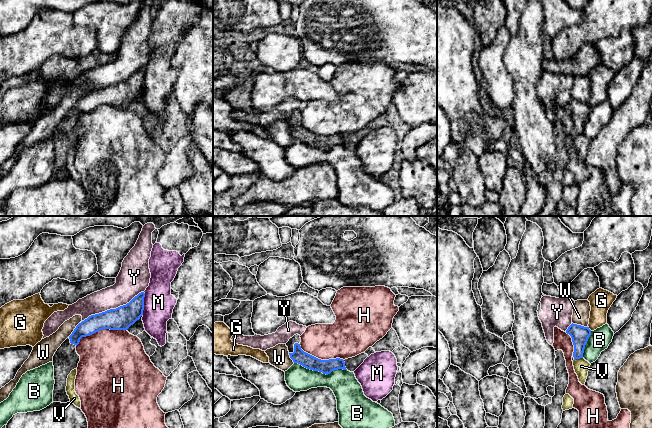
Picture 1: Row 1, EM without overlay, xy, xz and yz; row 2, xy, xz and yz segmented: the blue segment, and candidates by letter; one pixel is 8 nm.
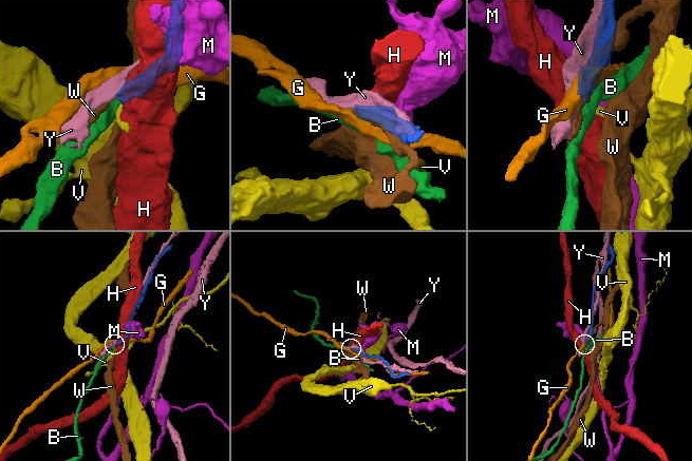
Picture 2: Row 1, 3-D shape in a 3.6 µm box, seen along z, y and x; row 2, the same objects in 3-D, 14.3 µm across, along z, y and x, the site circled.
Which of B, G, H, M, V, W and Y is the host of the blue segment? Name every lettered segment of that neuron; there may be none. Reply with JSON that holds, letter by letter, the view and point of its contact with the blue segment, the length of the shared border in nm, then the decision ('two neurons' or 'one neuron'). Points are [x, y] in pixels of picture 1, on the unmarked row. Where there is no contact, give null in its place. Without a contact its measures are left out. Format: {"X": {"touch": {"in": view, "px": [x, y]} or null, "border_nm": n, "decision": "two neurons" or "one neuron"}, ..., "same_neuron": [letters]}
{"B": {"touch": {"in": "xz", "px": [320, 147]}, "border_nm": 420, "decision": "two neurons"}, "G": {"touch": {"in": "yz", "px": [588, 104]}, "border_nm": 50, "decision": "two neurons"}, "H": {"touch": {"in": "xy", "px": [99, 106]}, "border_nm": 440, "decision": "two neurons"}, "M": {"touch": {"in": "xy", "px": [143, 79]}, "border_nm": 180, "decision": "two neurons"}, "V": {"touch": {"in": "yz", "px": [578, 134]}, "border_nm": 70, "decision": "two neurons"}, "W": {"touch": {"in": "xy", "px": [74, 105]}, "border_nm": 160, "decision": "two neurons"}, "Y": {"touch": {"in": "xy", "px": [112, 85]}, "border_nm": 550, "decision": "two neurons"}, "same_neuron": []}

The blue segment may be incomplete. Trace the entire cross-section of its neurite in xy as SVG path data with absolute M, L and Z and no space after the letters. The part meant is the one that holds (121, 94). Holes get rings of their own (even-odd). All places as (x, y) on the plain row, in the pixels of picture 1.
M141 68L126 81L91 91L76 102L53 132L55 156L53 178L70 177L66 168L67 154L71 147L78 143L80 132L76 128L76 122L80 115L103 105L127 106L143 91L144 73L145 69Z

